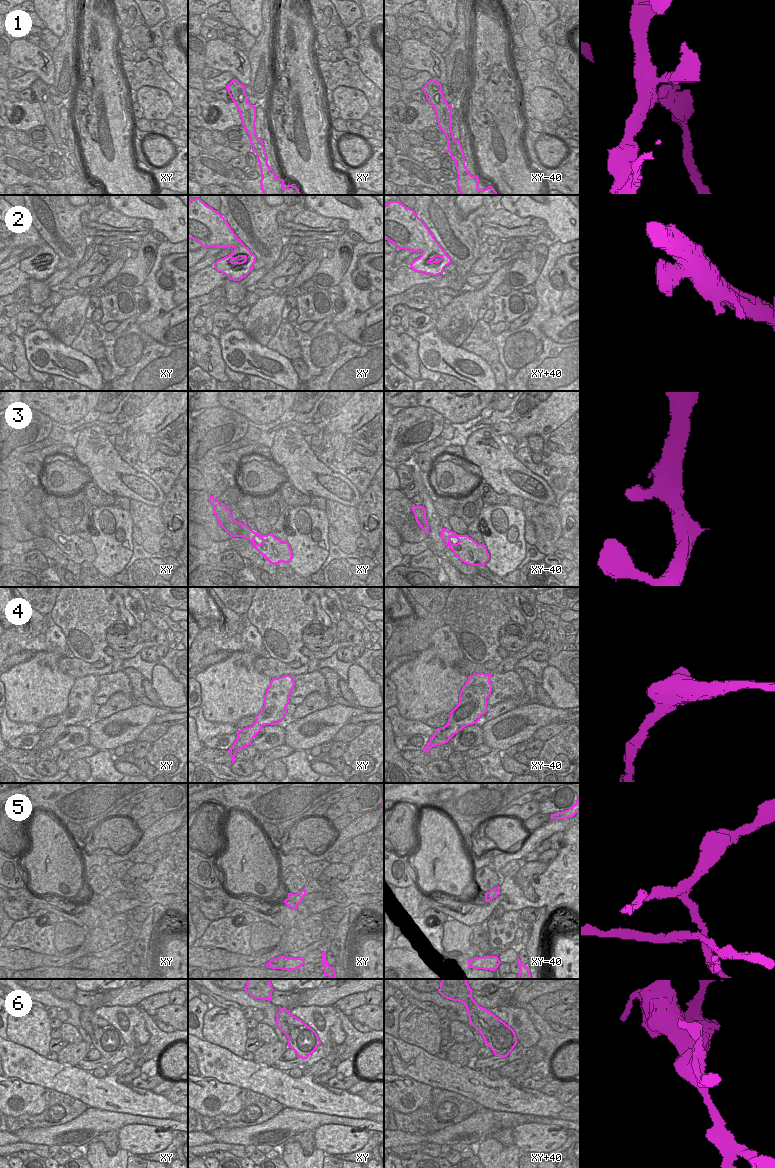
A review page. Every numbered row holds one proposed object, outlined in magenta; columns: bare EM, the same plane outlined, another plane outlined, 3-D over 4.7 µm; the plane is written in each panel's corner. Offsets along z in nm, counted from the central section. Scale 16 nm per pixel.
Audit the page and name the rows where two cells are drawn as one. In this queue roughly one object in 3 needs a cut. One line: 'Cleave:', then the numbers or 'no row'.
Cleave: 1, 5, 6

